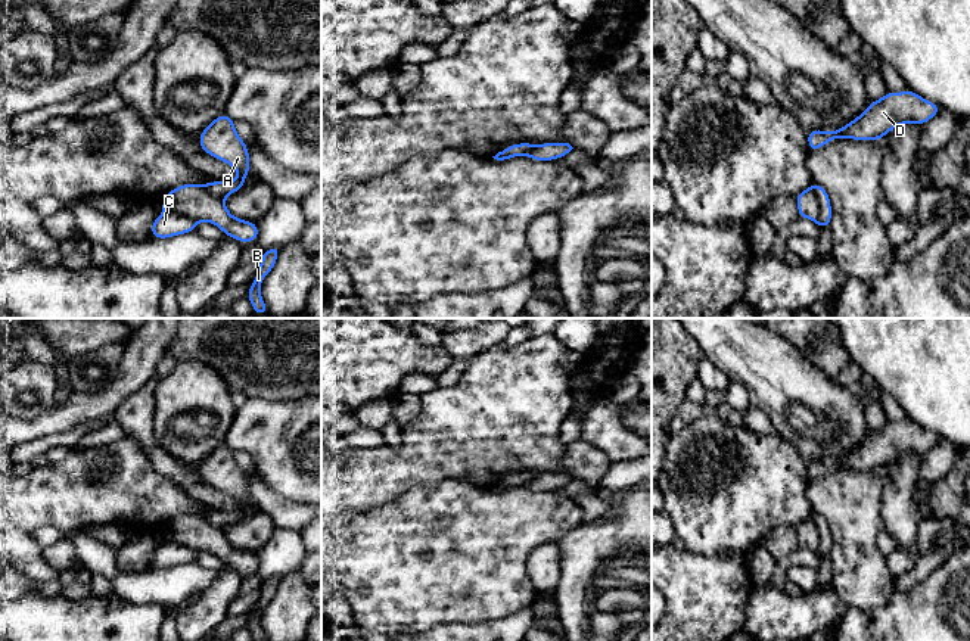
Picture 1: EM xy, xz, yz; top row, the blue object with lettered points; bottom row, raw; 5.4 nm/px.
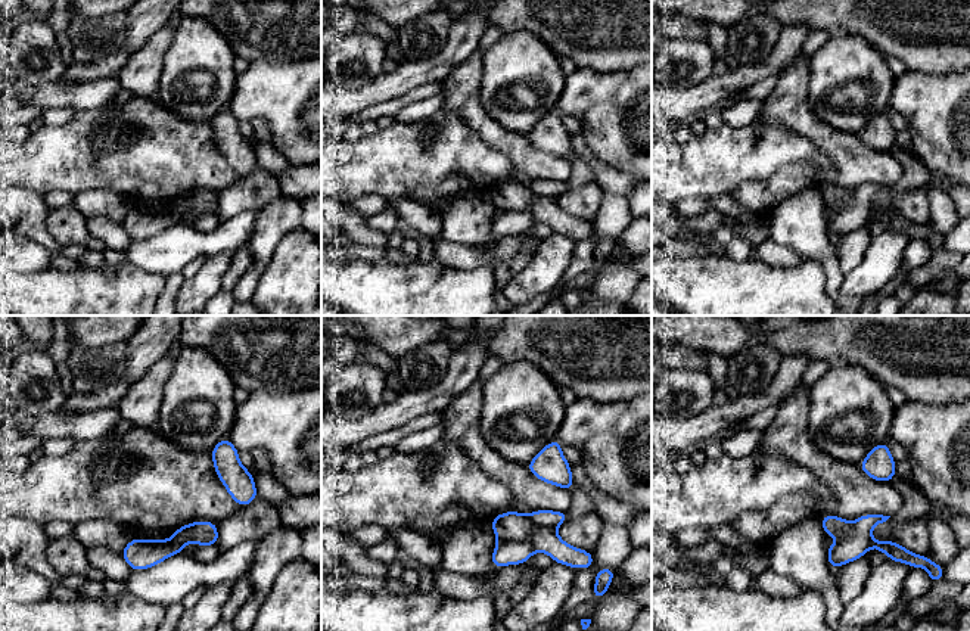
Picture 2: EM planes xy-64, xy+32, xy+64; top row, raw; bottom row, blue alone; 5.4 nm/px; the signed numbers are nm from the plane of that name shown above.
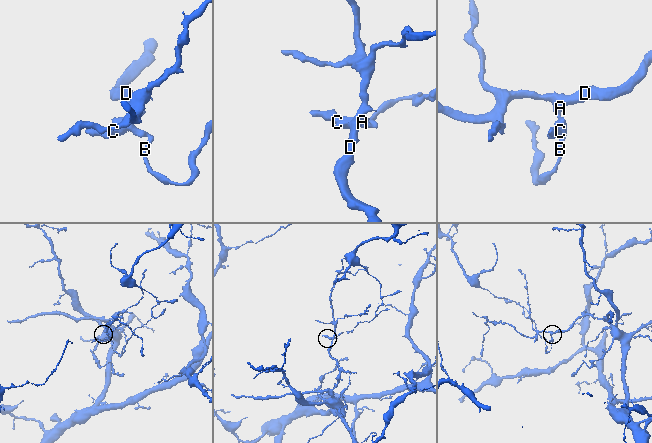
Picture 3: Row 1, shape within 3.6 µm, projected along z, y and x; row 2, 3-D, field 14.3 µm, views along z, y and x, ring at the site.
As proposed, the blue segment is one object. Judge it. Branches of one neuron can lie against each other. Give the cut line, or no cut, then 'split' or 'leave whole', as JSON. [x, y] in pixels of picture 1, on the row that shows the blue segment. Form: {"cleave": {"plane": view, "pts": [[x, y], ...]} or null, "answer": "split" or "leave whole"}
{"cleave": {"plane": "yz", "pts": [[810, 187], [818, 202], [817, 221]]}, "answer": "split"}

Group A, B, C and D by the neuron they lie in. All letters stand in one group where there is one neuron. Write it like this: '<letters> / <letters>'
A C D / B

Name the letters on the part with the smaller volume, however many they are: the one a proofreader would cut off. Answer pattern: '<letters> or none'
B

